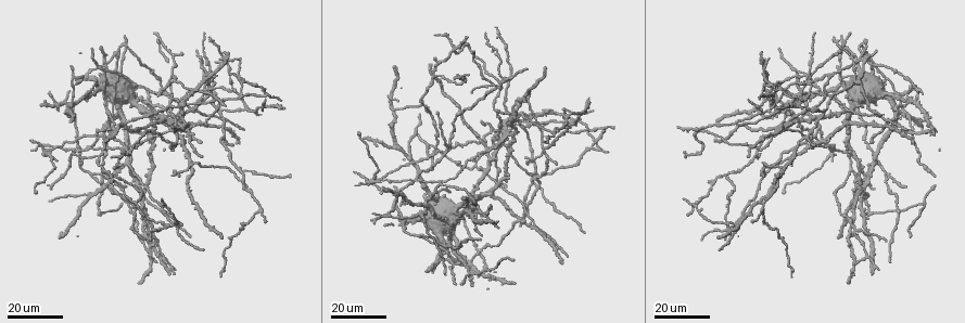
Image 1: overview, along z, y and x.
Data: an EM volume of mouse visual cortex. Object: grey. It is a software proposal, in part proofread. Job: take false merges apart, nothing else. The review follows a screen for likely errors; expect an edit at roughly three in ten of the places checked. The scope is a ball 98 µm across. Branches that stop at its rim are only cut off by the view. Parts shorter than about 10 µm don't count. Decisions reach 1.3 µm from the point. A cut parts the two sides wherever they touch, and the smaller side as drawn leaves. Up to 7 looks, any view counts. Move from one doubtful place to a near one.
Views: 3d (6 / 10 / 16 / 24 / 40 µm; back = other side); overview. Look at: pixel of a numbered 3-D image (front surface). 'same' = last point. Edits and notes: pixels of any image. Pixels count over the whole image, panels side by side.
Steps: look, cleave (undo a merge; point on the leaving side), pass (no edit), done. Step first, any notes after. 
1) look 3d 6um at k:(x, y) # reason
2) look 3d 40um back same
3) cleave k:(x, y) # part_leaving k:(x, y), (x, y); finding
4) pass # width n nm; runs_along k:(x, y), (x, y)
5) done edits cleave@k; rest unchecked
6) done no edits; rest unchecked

look 3d 24um at 1:(106, 70)

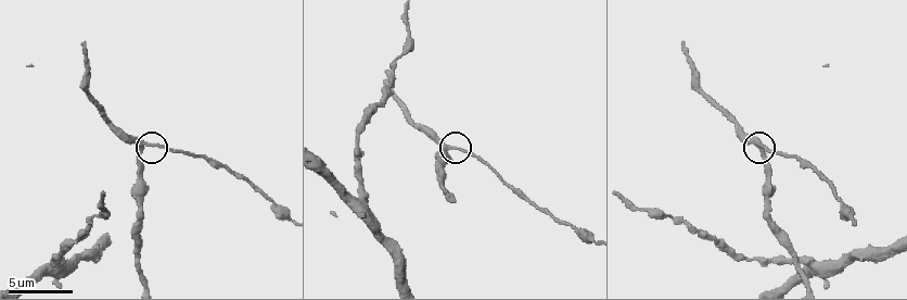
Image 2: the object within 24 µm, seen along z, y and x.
look 3d 10um at 2:(148, 142) # closer look

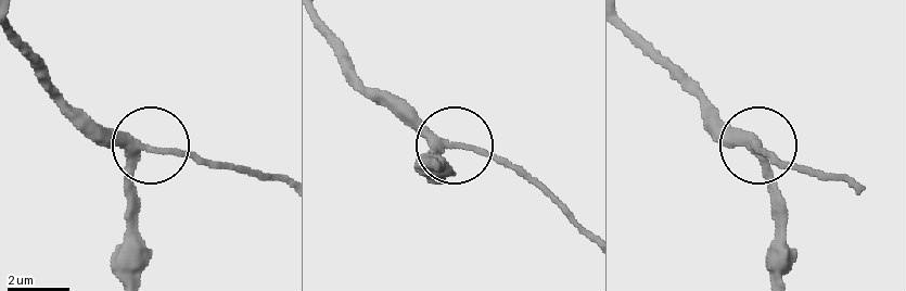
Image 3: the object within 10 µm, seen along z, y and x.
look 3d 6um at 3:(151, 148)

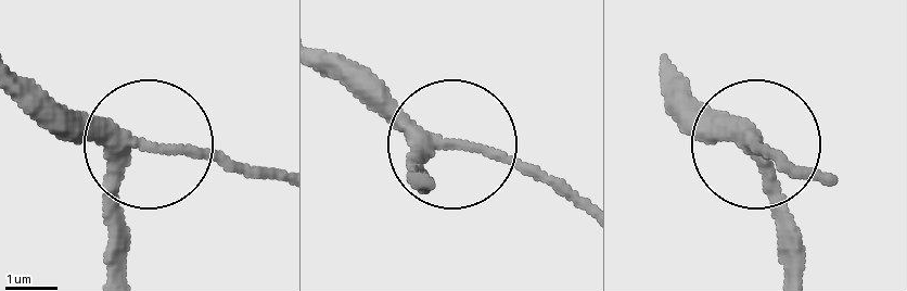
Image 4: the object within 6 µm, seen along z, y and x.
pass # arms 3; runs_along 4:(820, 180), (682, 106); one neuron here

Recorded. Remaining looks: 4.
look 3d 24um at 1:(475, 165) # three arms meet

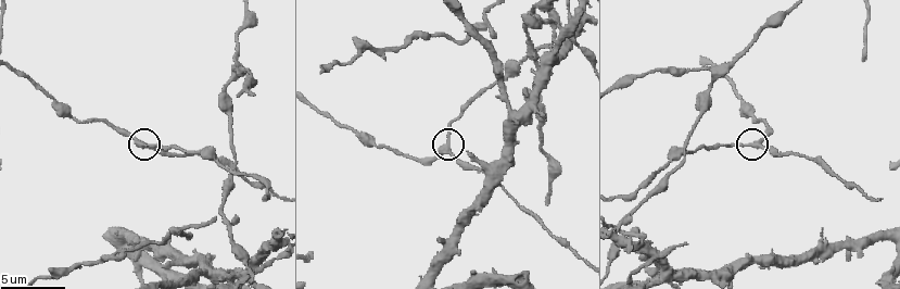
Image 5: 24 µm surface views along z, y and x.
look 3d 6um at 5:(757, 143)

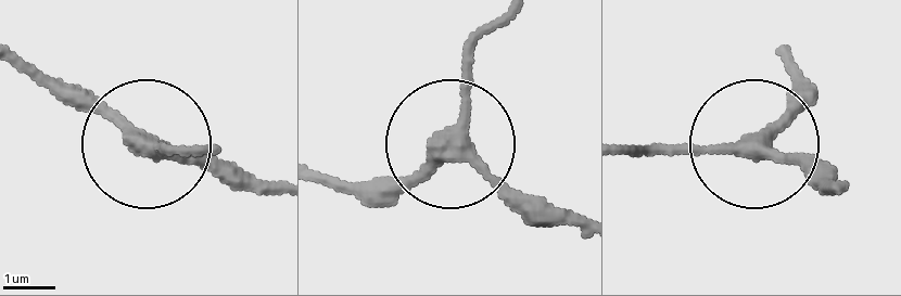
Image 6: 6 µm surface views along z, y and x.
pass # width 280 nm; one neuron here

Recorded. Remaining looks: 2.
look 3d 24um at 1:(569, 124) # two arms in line, one across

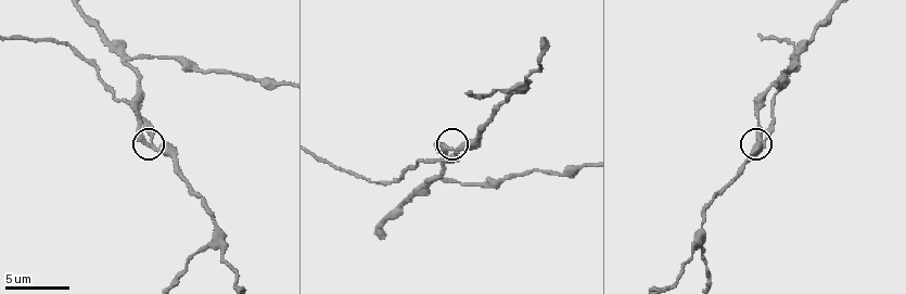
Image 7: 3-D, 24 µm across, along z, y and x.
look 3d 6um at 7:(455, 154)

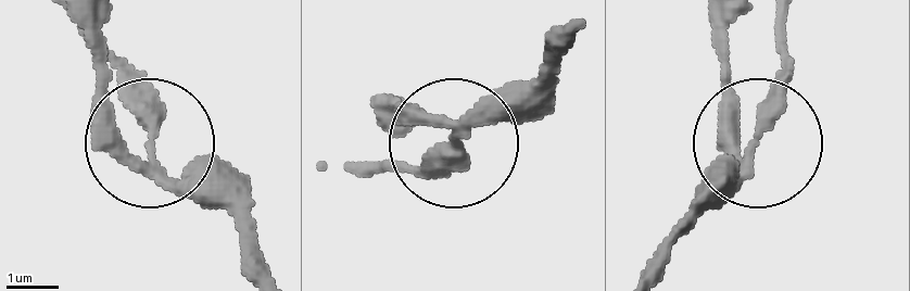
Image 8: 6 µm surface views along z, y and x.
cleave 8:(138, 91) # width 260 nm; part_leaving 8:(458, 134), (419, 168), (367, 173); a second neuron is stuck on

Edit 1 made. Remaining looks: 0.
done edits cleave@8; rest unchecked

